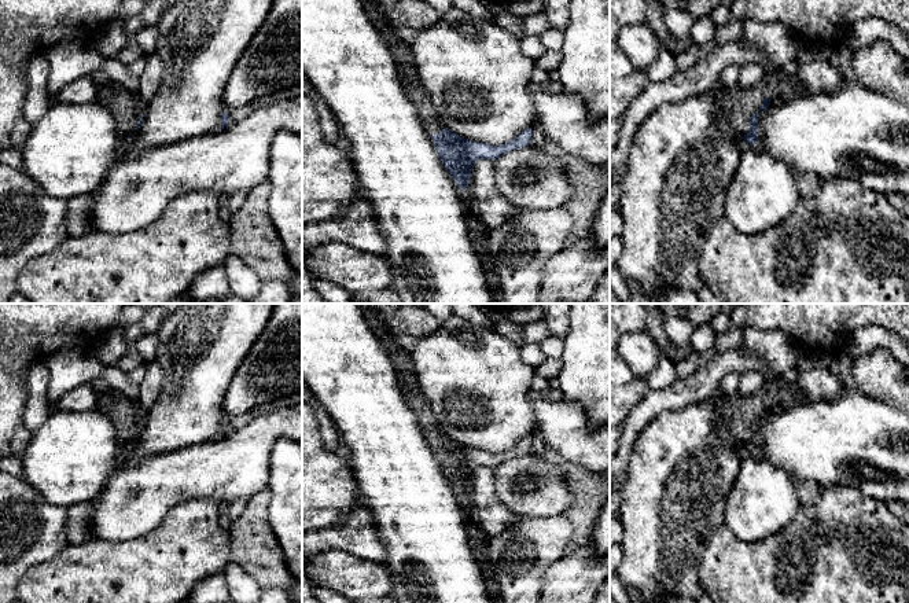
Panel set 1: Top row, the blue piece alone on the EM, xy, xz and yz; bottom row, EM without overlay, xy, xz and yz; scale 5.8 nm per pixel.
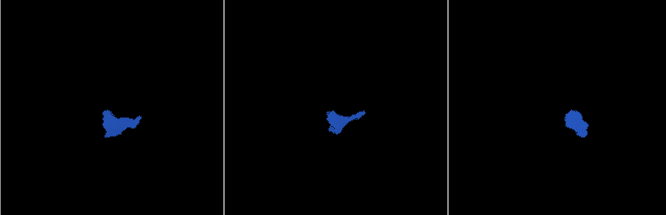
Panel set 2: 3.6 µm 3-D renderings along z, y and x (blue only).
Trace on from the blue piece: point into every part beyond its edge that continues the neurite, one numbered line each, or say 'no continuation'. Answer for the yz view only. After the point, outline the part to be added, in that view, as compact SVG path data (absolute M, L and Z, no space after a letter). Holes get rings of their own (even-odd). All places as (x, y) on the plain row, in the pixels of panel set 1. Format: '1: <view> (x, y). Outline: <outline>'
1: yz (735, 412). Outline: M765 386L747 397L739 393L730 396L717 394L711 400L715 404L718 427L729 440L743 445L750 437L750 424L759 420L762 408L770 405L772 398L772 386Z

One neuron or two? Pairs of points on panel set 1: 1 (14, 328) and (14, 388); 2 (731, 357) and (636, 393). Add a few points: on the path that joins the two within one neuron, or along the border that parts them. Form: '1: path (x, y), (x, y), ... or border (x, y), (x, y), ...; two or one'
1: path (14, 344), (14, 372); one
2: border (648, 390), (628, 416); two

